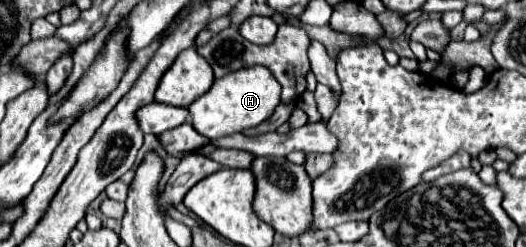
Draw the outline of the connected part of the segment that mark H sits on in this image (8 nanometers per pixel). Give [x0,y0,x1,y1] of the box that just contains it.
[189,66,281,140]

